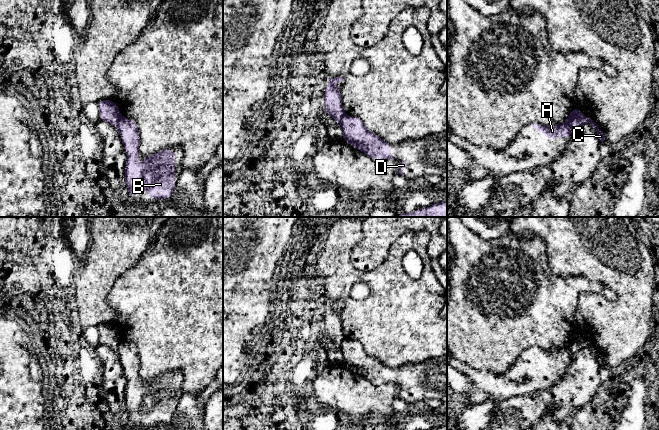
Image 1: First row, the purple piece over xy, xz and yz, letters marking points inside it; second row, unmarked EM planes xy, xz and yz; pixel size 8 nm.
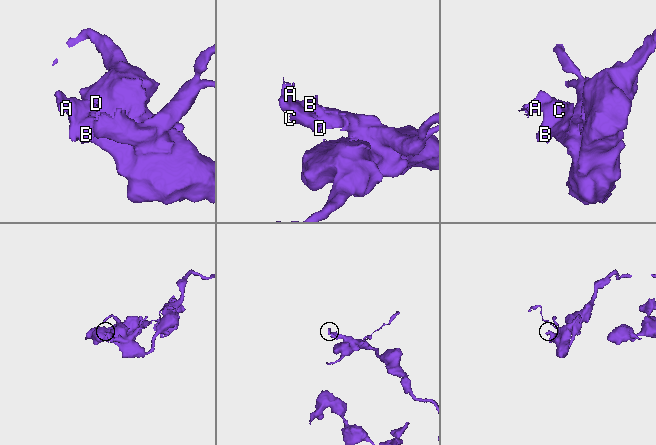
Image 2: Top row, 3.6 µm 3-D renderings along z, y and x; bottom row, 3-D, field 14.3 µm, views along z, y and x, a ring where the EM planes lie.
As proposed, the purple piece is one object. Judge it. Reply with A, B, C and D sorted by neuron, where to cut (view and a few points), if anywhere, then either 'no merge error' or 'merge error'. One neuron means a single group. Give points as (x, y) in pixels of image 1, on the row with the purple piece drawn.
A / B C D | yz (583, 114), (572, 120), (569, 134) | merge error

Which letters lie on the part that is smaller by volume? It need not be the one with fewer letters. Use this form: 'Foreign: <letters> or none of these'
Foreign: A

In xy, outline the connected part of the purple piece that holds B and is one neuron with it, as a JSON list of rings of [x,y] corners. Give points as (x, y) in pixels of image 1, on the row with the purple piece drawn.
[[[164,149],[146,156],[142,163],[145,193],[151,199],[170,199],[175,189],[175,151]]]

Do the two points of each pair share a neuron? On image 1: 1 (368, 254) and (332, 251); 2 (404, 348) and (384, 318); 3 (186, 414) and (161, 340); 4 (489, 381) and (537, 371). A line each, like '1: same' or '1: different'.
1: different
2: same
3: different
4: same

